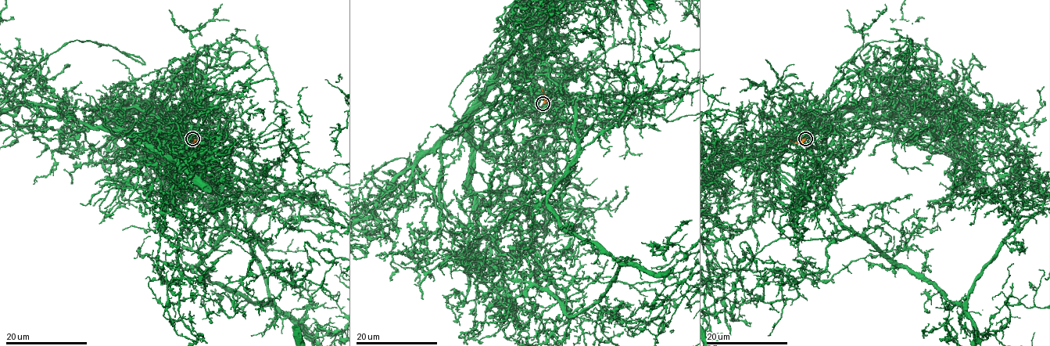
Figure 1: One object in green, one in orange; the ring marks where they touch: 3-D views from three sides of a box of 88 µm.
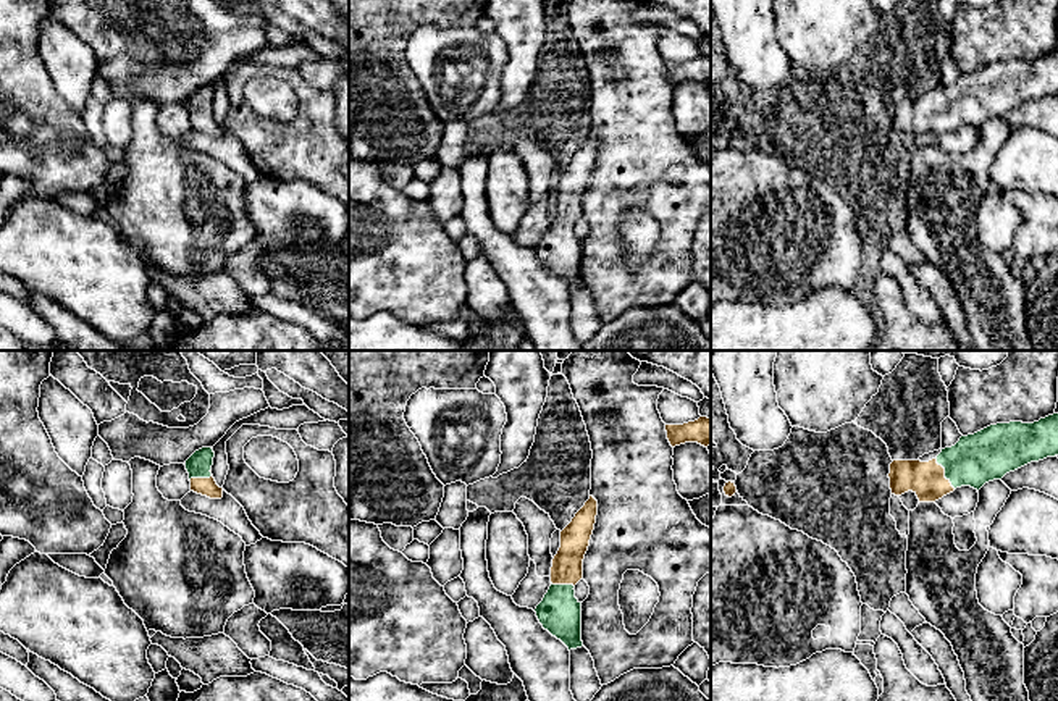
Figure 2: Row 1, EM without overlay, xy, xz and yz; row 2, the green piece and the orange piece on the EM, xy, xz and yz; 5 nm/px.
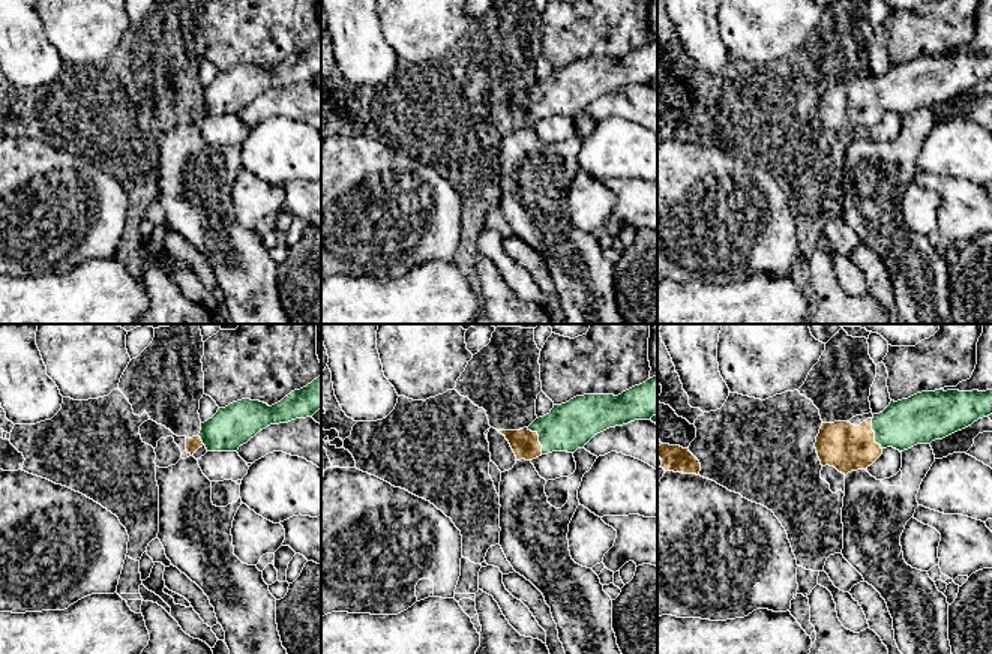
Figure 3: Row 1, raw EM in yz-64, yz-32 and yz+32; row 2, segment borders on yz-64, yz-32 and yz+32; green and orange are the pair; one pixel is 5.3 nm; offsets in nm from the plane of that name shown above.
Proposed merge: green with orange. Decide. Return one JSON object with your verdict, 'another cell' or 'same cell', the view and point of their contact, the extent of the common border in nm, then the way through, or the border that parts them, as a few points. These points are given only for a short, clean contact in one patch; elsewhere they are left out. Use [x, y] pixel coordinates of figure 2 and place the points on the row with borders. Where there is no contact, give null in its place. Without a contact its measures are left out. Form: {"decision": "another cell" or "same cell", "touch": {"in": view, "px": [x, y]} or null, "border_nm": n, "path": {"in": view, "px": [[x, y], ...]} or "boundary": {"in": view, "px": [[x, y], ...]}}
{"decision": "same cell", "touch": {"in": "yz", "px": [945, 474]}, "border_nm": 190, "path": {"in": "yz", "px": [[989, 454], [957, 465], [945, 474], [927, 480]]}}

